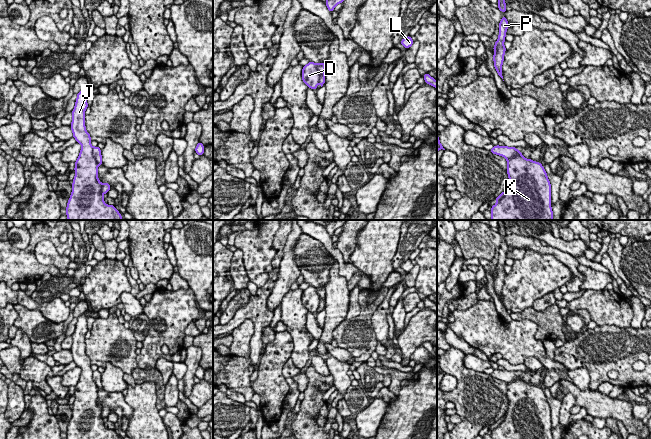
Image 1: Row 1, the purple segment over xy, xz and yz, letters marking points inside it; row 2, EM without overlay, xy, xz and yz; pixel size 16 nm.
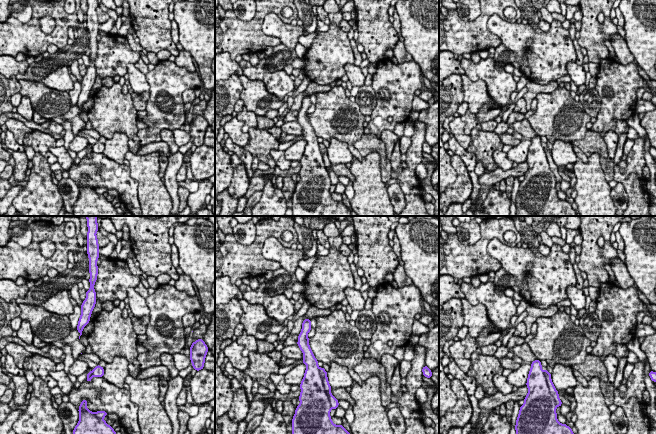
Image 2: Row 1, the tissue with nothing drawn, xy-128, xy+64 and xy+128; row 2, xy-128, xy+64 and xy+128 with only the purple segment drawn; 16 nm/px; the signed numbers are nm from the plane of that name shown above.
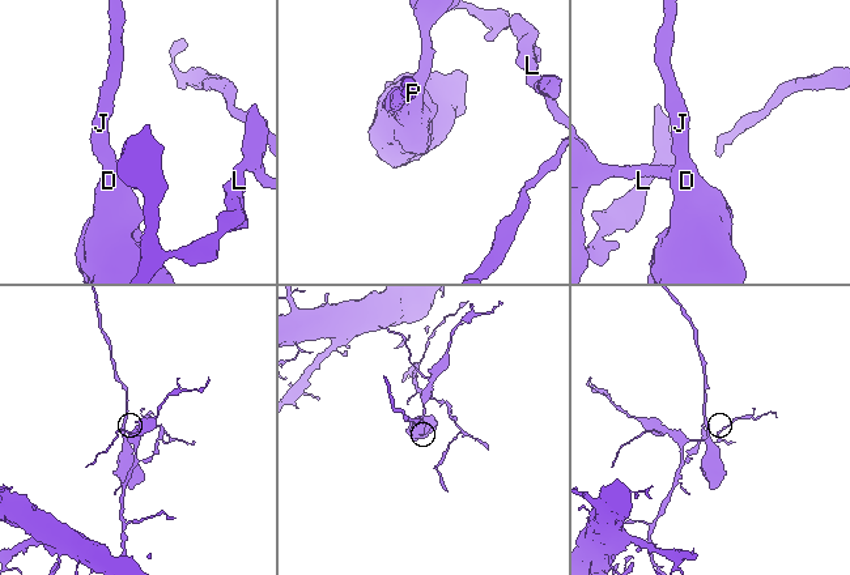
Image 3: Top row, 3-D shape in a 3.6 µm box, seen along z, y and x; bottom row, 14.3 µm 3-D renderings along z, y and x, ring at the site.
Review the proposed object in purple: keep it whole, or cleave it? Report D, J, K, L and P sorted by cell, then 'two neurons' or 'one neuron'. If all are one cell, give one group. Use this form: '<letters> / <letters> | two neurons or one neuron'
D J K P / L | two neurons

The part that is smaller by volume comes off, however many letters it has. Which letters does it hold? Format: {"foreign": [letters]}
{"foreign": ["D", "J", "K", "P"]}

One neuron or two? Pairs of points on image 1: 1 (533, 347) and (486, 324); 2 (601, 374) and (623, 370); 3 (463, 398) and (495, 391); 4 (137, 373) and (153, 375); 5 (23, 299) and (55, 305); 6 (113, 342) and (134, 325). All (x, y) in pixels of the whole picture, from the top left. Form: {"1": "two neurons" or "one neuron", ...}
{"1": "one neuron", "2": "one neuron", "3": "one neuron", "4": "one neuron", "5": "one neuron", "6": "two neurons"}

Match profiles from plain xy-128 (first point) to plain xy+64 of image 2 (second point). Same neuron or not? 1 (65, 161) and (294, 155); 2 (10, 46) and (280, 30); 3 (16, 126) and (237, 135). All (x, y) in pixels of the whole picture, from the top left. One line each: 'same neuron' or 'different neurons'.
1: different neurons
2: different neurons
3: same neuron

